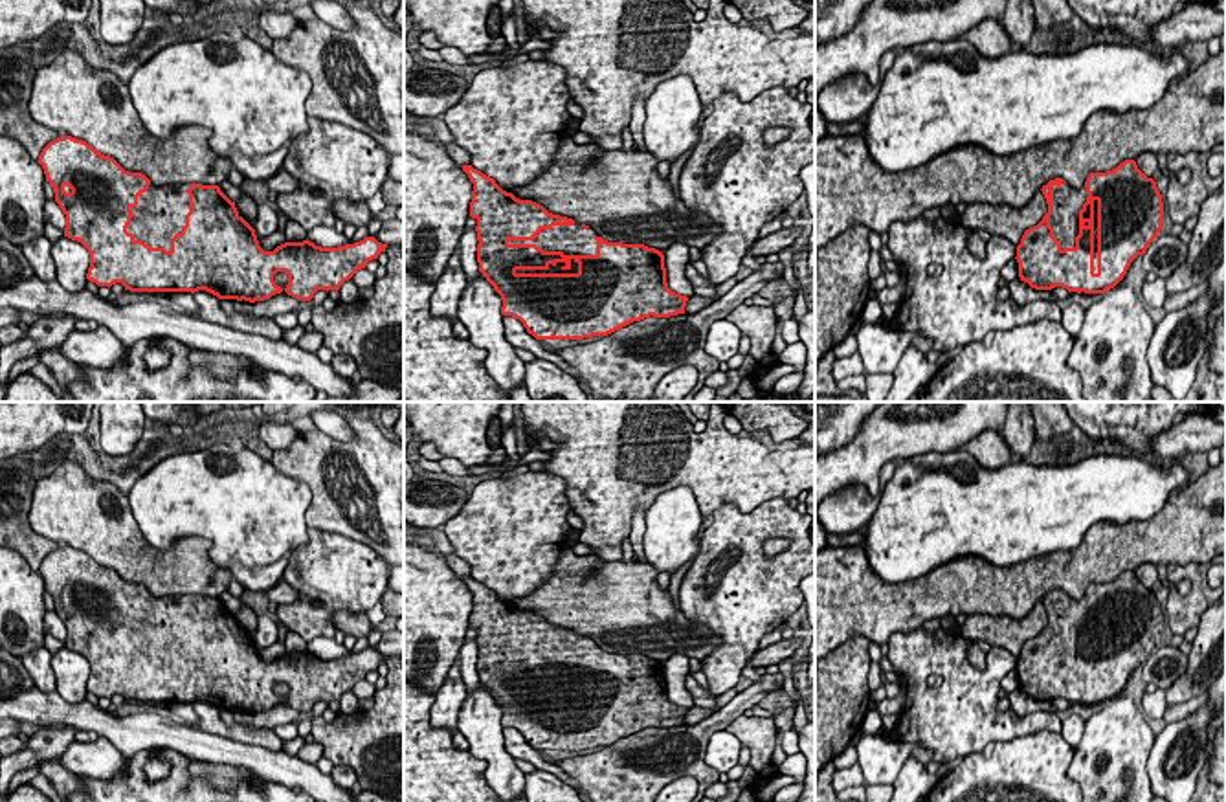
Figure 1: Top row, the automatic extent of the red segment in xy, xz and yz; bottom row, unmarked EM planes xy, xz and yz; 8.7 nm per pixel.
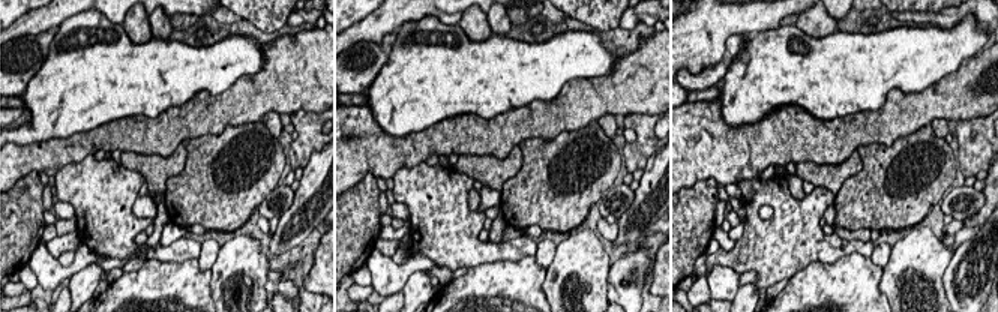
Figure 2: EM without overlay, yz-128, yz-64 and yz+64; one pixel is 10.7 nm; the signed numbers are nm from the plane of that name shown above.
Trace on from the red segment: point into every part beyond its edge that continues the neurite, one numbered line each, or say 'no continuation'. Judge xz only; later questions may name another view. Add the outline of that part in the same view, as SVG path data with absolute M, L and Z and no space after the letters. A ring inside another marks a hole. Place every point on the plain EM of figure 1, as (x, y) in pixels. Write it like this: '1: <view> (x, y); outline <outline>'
1: xz (569, 650); outline M574 633L541 640L532 652L508 652L508 655L536 655L543 663L562 663L563 666L596 666L596 648L595 639L584 640Z

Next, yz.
1: yz (1069, 612); outline M1068 595L1053 596L1053 624L1050 626L1050 637L1053 648L1061 653L1061 661L1076 659L1076 648L1079 646L1079 622L1087 613L1087 598L1072 598Z

